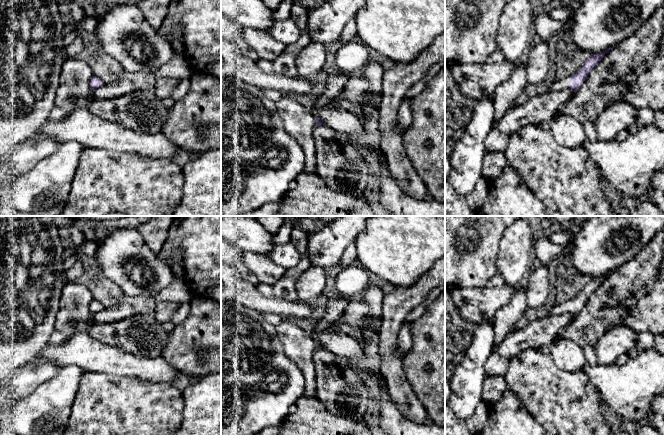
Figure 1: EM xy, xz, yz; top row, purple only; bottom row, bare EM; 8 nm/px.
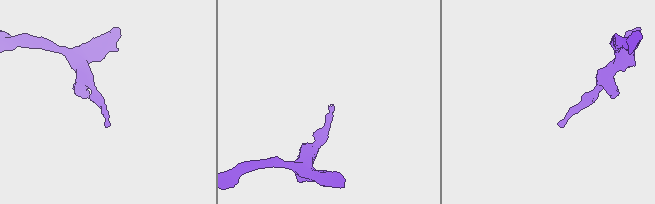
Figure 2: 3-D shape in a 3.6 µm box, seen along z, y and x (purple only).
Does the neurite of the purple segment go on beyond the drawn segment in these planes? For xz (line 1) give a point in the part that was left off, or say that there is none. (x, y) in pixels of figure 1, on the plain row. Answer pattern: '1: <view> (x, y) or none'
1: none

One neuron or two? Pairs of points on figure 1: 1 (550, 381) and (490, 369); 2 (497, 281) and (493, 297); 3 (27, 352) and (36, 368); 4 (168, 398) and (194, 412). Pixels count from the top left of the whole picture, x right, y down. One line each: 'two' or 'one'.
1: two
2: two
3: two
4: two

